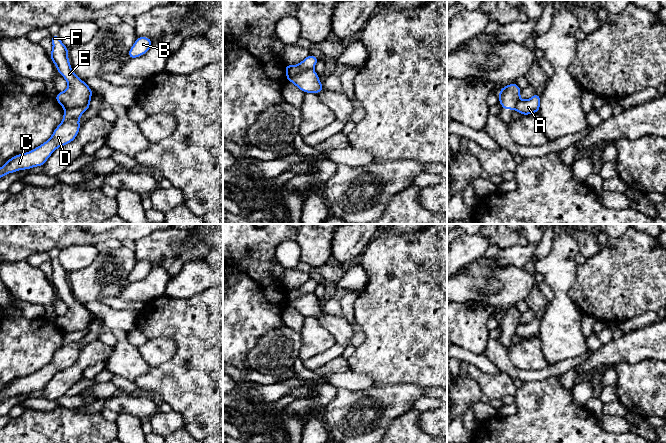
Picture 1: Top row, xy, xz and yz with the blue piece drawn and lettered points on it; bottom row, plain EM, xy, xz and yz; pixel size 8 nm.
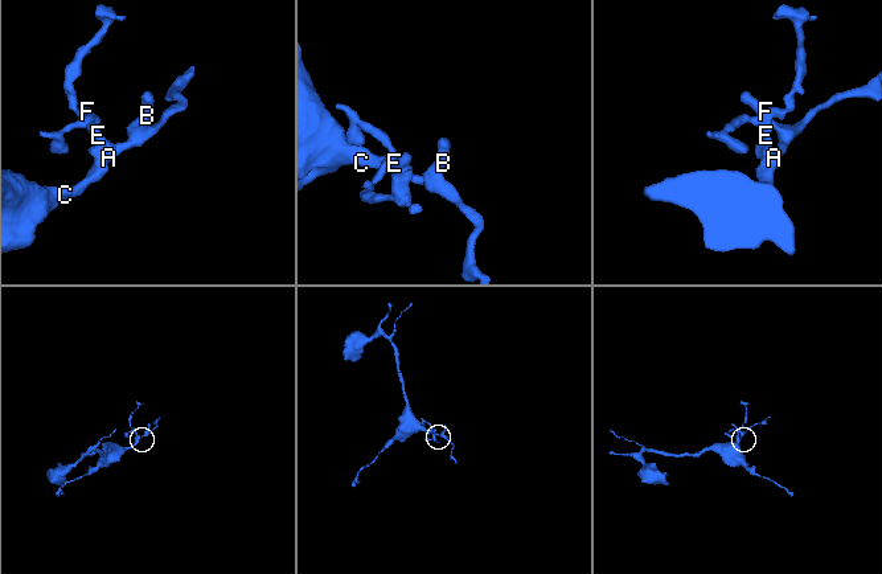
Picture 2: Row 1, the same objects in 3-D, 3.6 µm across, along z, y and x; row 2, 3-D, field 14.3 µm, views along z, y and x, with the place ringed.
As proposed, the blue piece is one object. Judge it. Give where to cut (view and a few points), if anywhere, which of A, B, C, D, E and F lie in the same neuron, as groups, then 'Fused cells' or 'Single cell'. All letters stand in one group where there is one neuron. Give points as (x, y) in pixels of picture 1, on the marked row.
Split along xy (89, 103), (64, 109). Groups: A B C D / E F. Fused cells

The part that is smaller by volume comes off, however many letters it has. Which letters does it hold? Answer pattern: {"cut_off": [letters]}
{"cut_off": ["E", "F"]}

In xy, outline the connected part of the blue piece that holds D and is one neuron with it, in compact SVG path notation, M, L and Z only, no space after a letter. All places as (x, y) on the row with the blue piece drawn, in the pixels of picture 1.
M90 104L64 109L63 121L55 128L52 136L43 144L27 153L17 154L0 168L0 178L19 170L43 166L59 147L72 142L79 133L79 119Z

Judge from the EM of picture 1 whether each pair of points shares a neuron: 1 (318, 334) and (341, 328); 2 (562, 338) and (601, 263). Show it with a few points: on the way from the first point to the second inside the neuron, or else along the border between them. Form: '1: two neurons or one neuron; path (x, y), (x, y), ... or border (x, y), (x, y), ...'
1: two neurons; border (317, 318), (318, 322), (331, 334), (336, 343)
2: two neurons; border (573, 283), (569, 290), (569, 296), (583, 313)

